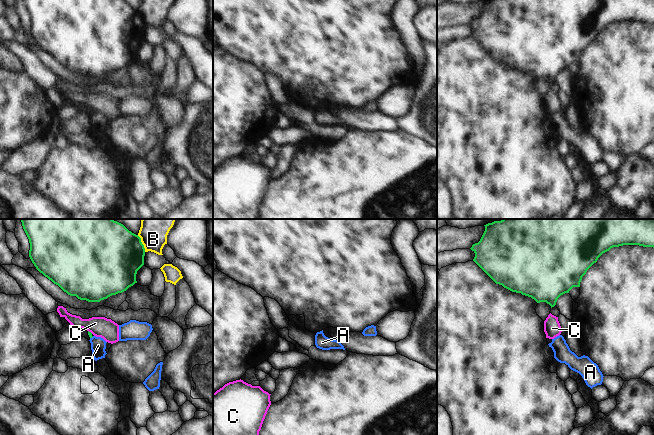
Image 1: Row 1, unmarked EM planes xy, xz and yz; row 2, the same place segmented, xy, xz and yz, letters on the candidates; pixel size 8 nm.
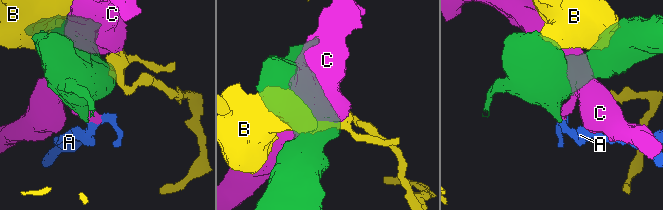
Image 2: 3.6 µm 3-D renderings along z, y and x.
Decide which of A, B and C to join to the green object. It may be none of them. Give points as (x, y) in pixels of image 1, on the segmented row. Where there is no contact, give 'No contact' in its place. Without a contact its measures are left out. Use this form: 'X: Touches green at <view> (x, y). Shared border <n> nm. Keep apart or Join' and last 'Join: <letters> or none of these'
A: Touches green at xy (91, 337). Shared border 40 nm. Keep apart
B: Touches green at xy (141, 243). Shared border 150 nm. Keep apart
C: Touches green at xy (90, 332). Shared border 50 nm. Keep apart
Join: none of these

